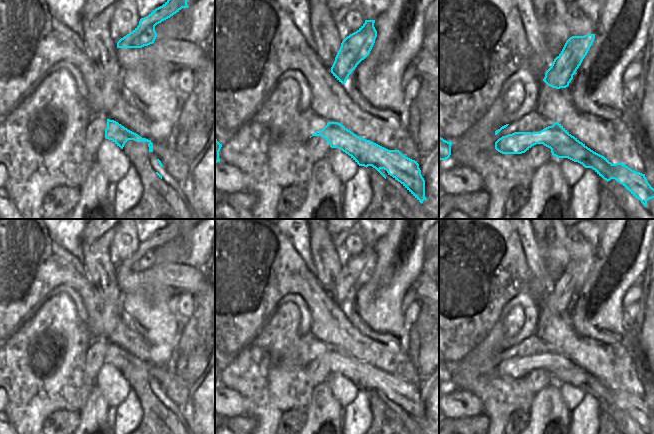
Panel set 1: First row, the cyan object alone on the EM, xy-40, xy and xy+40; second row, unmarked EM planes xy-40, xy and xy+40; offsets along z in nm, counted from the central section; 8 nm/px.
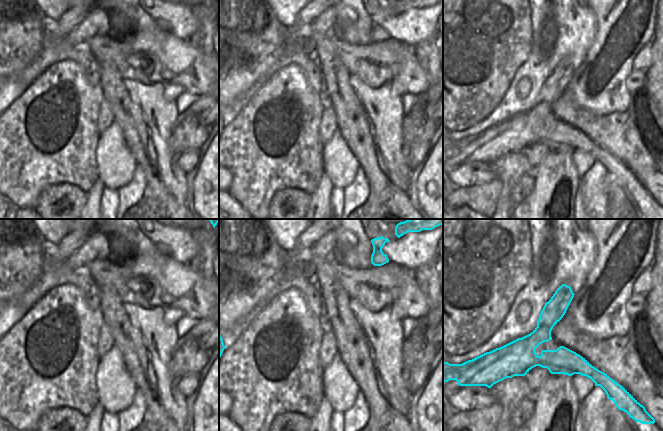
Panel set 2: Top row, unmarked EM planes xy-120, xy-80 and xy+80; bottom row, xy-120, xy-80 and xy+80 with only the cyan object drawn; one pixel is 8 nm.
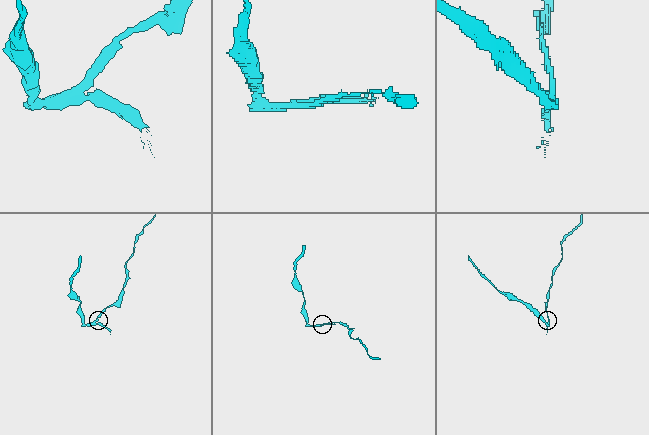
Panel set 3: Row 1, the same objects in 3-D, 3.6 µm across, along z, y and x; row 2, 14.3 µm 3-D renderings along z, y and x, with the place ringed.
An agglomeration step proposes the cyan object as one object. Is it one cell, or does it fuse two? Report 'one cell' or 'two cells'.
two cells

